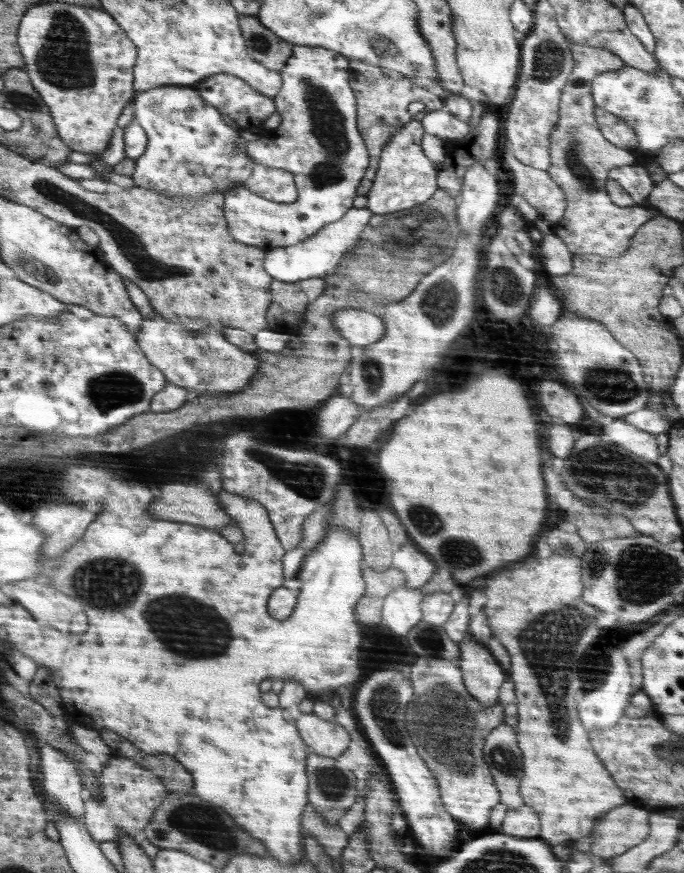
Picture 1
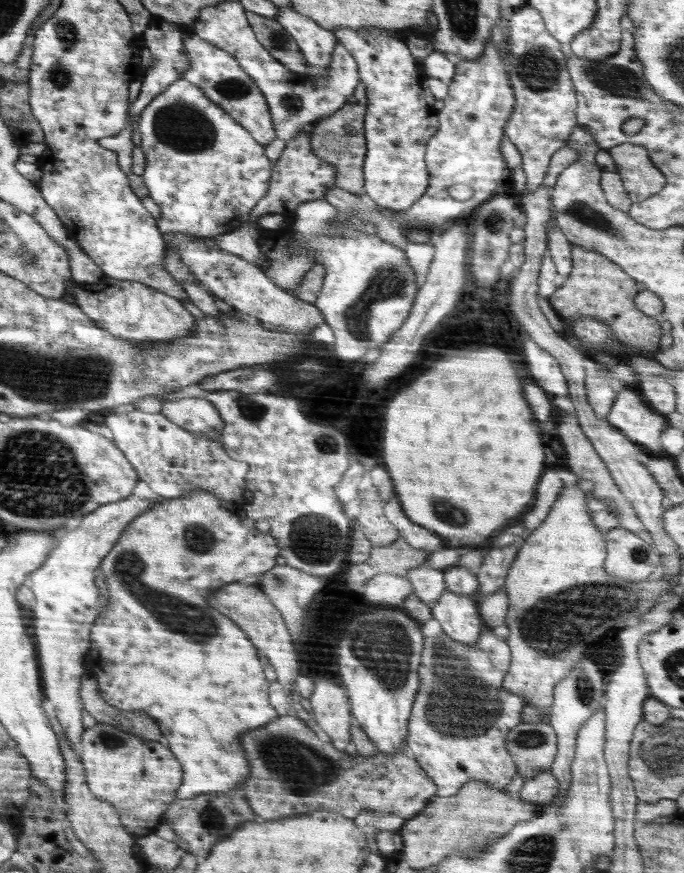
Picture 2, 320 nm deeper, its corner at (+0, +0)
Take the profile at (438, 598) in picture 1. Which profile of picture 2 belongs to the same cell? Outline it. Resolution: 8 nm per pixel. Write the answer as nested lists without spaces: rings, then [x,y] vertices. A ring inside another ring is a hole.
[[[422,564],[420,567],[414,568],[412,572],[408,572],[406,577],[413,586],[413,593],[431,608],[447,588],[443,576],[442,571],[430,570],[428,566]]]

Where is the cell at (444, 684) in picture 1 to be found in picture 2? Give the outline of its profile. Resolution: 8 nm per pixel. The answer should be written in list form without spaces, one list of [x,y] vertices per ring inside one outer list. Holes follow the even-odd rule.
[[[483,626],[478,640],[475,642],[475,645],[471,647],[452,640],[452,638],[444,632],[437,637],[426,637],[423,639],[423,651],[421,652],[421,663],[418,669],[419,688],[413,702],[411,718],[409,720],[408,746],[406,746],[406,748],[412,757],[418,761],[418,765],[426,772],[426,775],[433,780],[434,785],[437,787],[437,797],[446,798],[456,796],[464,784],[474,781],[482,782],[484,786],[490,786],[490,788],[494,788],[494,790],[502,790],[516,775],[516,764],[514,764],[514,760],[508,756],[509,752],[506,750],[506,735],[511,728],[523,722],[523,710],[528,705],[528,702],[524,697],[512,694],[503,687],[503,680],[510,663],[511,650],[506,640],[496,636],[494,631],[486,626]]]

